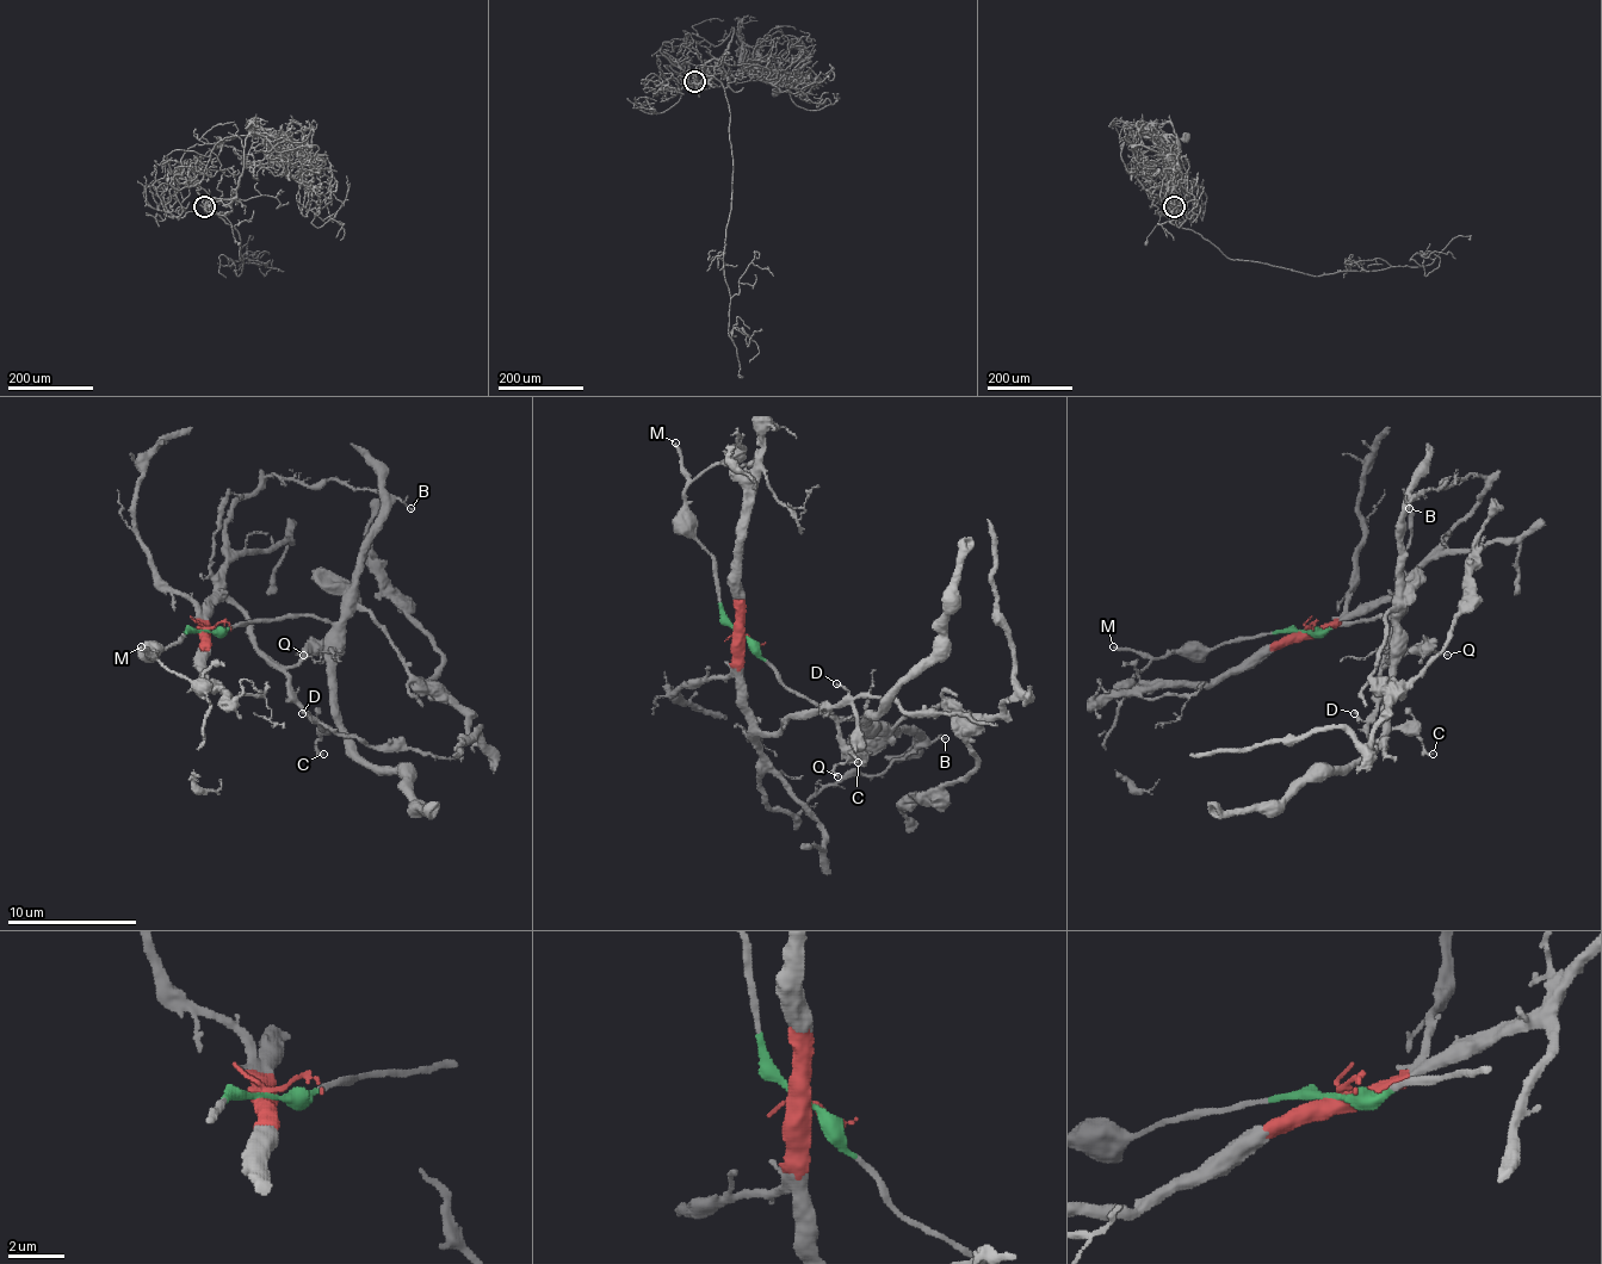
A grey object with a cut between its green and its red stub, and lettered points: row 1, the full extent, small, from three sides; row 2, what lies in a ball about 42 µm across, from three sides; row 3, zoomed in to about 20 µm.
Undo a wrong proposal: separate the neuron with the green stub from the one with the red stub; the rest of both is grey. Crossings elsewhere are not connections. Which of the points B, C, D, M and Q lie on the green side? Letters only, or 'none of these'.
M

